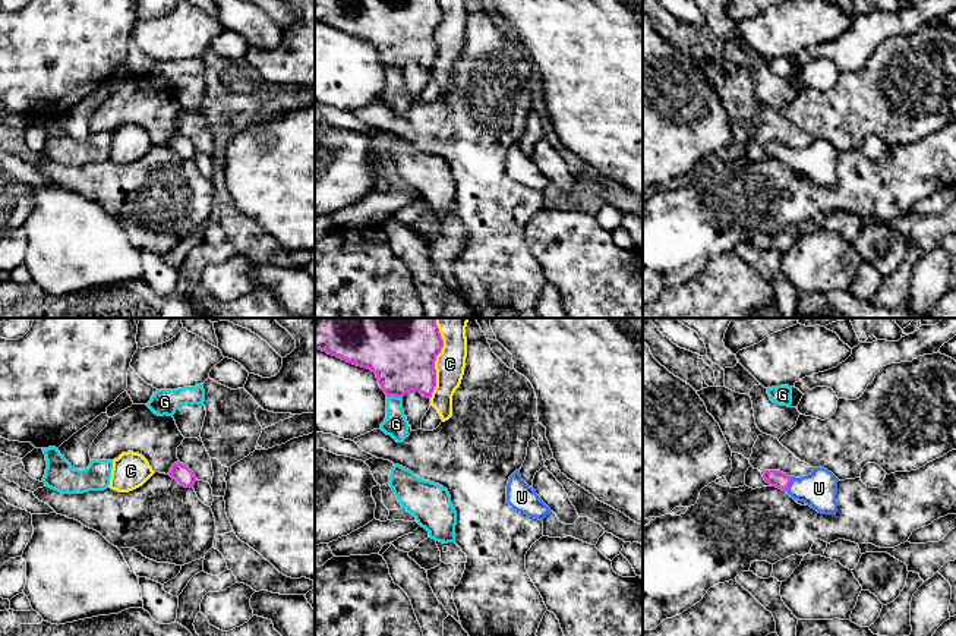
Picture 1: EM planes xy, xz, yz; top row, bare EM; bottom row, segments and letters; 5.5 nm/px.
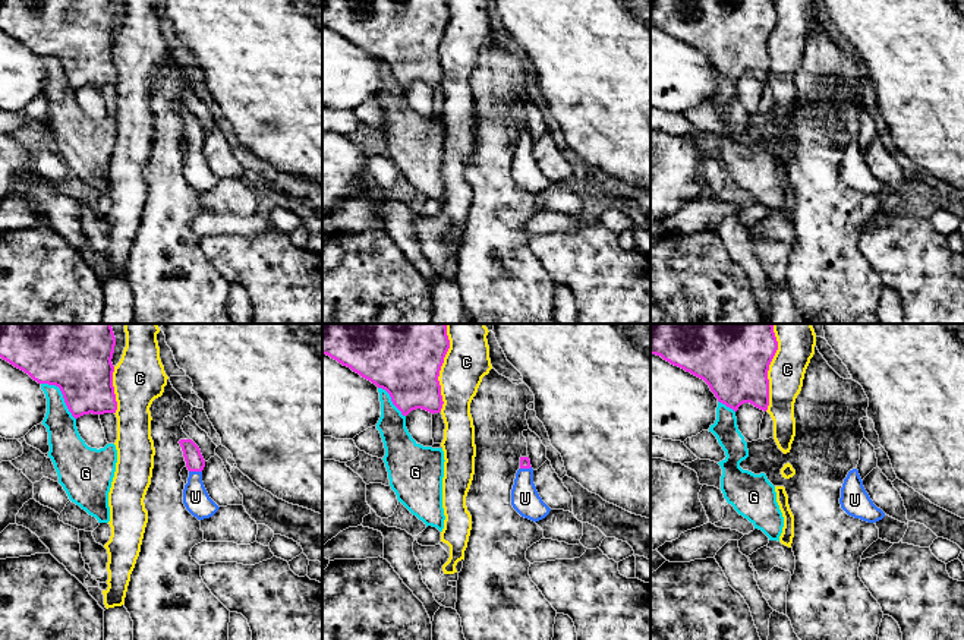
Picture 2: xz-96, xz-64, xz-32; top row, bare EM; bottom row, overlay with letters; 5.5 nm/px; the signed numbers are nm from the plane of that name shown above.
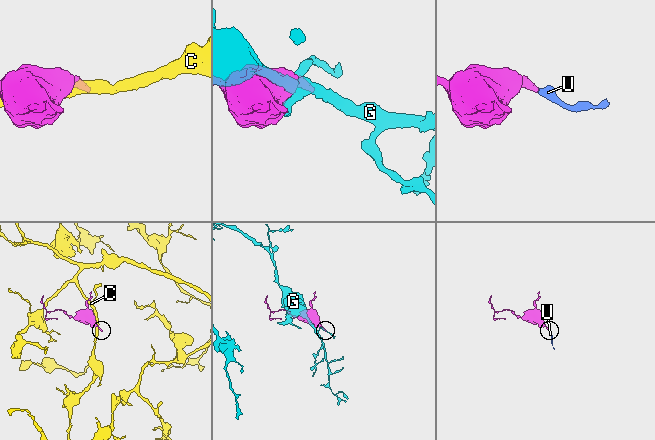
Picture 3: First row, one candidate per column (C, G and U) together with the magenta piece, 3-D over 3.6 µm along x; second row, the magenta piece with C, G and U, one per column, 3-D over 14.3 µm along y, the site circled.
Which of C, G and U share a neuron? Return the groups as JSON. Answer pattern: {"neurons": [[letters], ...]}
{"neurons": [["C"], ["G"], ["U"]]}

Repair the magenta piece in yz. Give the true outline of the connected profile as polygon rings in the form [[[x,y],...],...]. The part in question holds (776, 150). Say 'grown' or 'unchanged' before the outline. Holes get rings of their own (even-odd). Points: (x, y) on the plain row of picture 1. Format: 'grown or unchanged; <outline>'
grown; [[[814,139],[811,145],[795,149],[780,142],[761,144],[772,158],[786,163],[793,171],[802,173],[821,186],[837,185],[839,151],[824,139]]]

